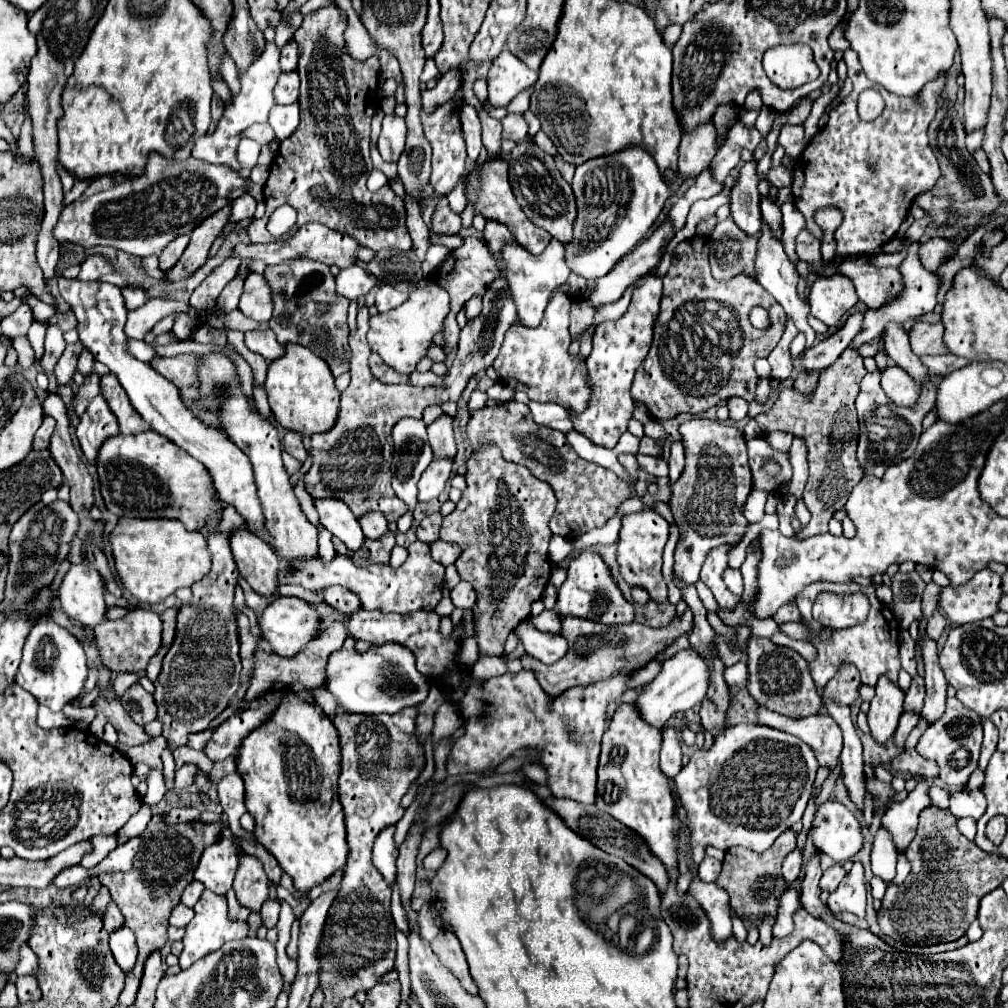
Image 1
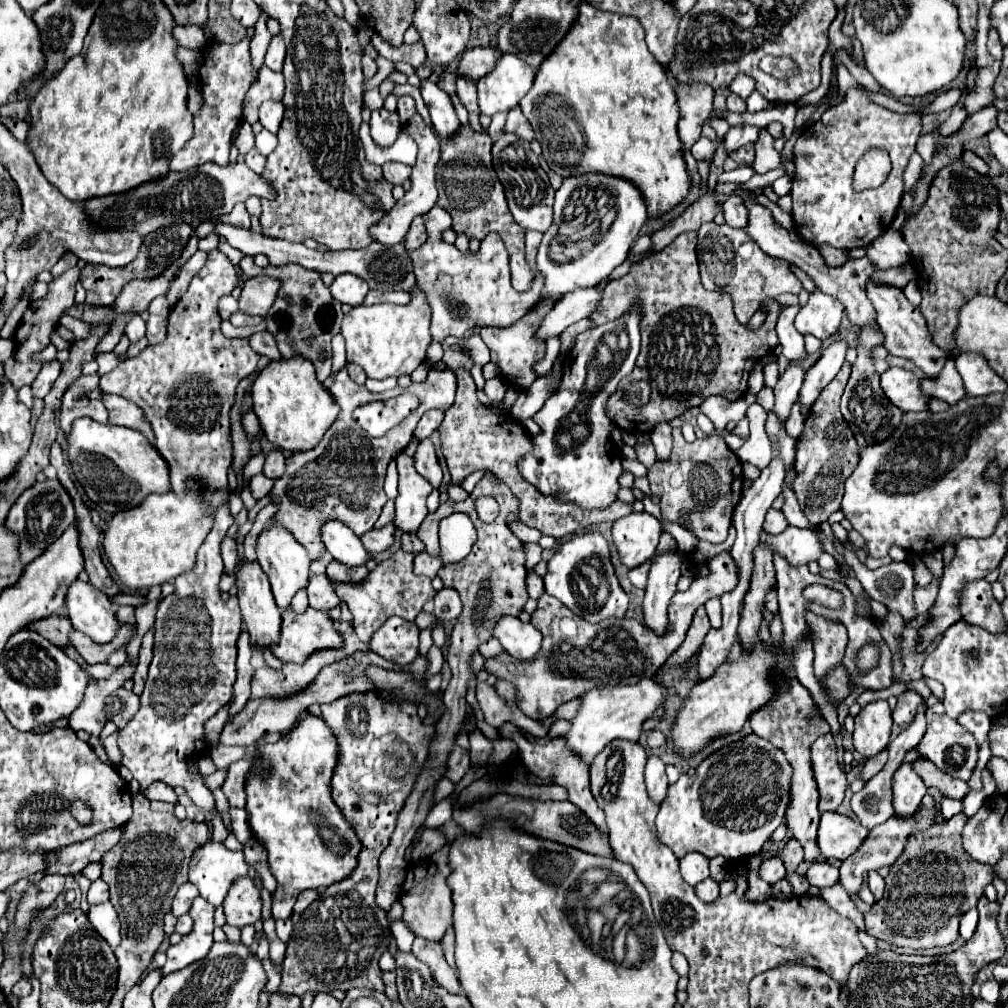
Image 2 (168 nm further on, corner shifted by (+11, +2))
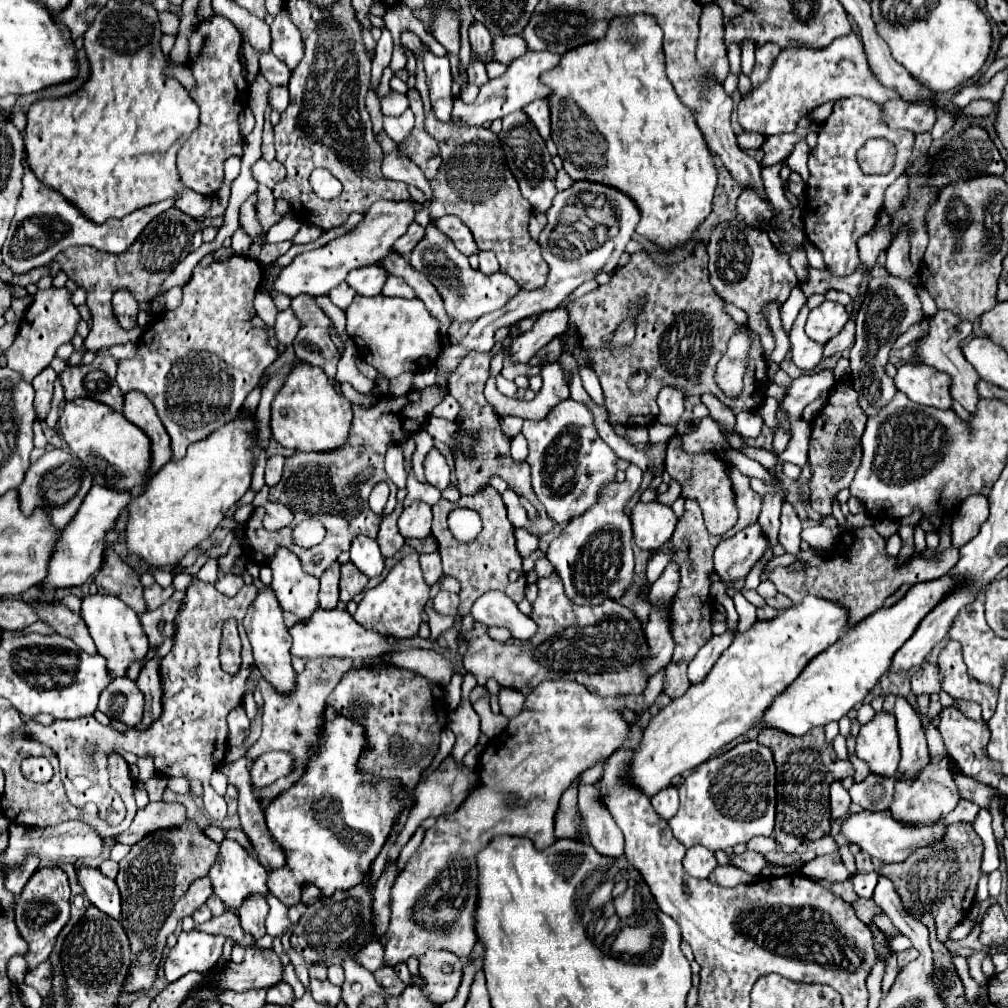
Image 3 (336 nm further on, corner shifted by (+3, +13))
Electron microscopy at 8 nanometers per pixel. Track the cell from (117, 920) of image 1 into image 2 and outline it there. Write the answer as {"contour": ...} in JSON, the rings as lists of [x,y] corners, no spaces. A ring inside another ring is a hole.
{"contour":[[[102,879],[92,881],[90,891],[88,891],[88,903],[104,903],[108,899],[108,887]]]}

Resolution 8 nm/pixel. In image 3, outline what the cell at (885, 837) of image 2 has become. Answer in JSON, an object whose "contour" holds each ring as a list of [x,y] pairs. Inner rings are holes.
{"contour":[[[942,760],[938,766],[926,766],[922,770],[922,776],[918,776],[918,780],[902,780],[902,776],[898,776],[898,784],[896,784],[896,792],[894,792],[894,802],[890,806],[890,812],[894,816],[894,820],[908,824],[908,826],[928,826],[928,824],[936,824],[938,820],[942,820],[948,812],[952,812],[956,808],[960,800],[958,788],[952,780],[952,768],[948,760]]]}

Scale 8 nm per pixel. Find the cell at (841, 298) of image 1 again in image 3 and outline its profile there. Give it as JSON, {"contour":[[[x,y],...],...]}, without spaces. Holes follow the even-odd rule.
{"contour":[[[824,300],[808,314],[806,334],[816,342],[826,344],[832,336],[836,336],[844,328],[846,320],[848,320],[848,312],[840,302]]]}

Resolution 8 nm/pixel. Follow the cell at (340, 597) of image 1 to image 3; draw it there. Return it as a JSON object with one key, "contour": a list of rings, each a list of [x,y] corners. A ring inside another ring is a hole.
{"contour":[[[334,562],[320,576],[318,600],[320,600],[322,608],[336,608],[338,606],[338,592],[340,592],[338,580],[340,580],[340,564]]]}

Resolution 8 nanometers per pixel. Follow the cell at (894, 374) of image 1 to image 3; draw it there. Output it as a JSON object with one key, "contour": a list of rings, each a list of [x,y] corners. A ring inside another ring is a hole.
{"contour":[[[904,364],[894,376],[894,384],[910,400],[934,408],[950,408],[950,378],[926,364]]]}

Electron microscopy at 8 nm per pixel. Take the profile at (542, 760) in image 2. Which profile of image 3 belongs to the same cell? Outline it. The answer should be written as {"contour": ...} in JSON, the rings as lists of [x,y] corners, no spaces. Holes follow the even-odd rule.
{"contour":[[[580,786],[578,806],[584,820],[584,828],[588,834],[590,844],[606,856],[622,856],[624,854],[624,836],[620,828],[616,826],[614,816],[606,808],[604,800],[600,798],[600,792],[596,786]]]}

